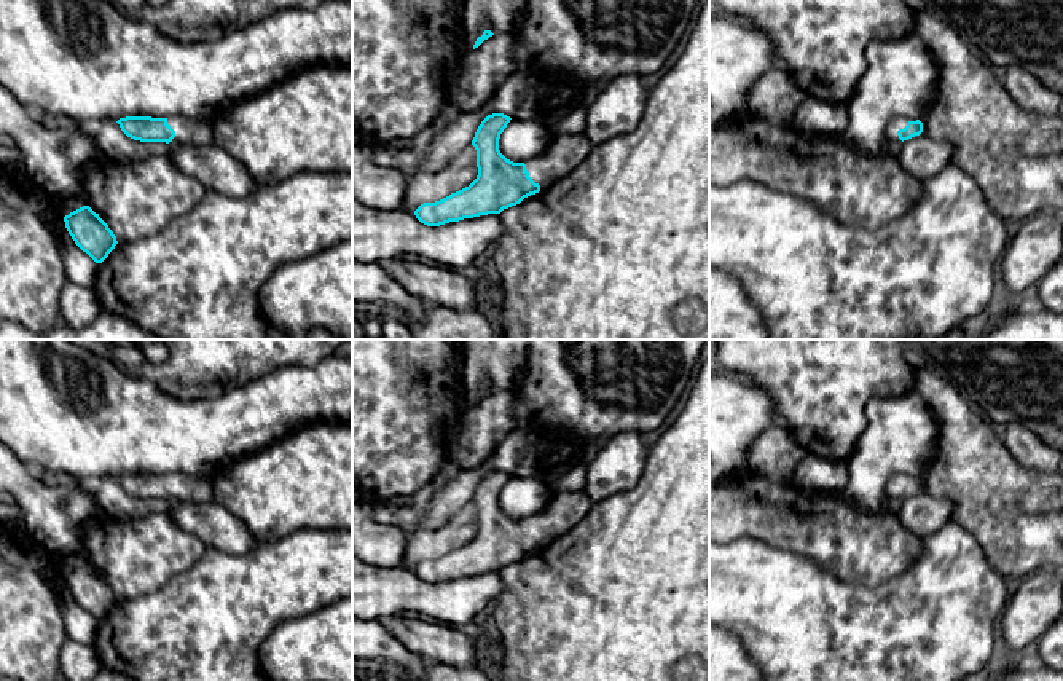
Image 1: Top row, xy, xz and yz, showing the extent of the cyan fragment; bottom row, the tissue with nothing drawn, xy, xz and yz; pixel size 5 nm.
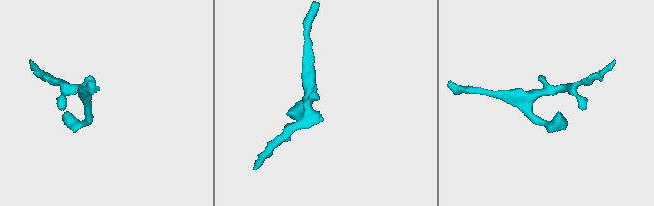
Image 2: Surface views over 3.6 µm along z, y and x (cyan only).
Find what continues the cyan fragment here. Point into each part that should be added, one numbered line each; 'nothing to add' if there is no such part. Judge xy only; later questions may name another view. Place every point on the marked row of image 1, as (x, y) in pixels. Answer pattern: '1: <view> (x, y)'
1: xy (190, 131)

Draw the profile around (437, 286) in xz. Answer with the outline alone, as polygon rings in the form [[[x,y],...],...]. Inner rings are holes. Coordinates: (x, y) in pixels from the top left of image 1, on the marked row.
[[[403,257],[379,265],[400,287],[427,305],[449,309],[477,308],[489,316],[499,308],[500,301],[494,281],[473,284],[457,270],[440,265],[429,266]]]

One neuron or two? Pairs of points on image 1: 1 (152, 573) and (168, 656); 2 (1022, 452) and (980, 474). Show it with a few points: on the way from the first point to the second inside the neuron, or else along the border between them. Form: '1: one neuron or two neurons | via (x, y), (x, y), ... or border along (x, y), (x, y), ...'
1: two neurons | border along (187, 570), (172, 574), (152, 592), (118, 600)
2: two neurons | border along (1001, 433), (1006, 450), (1019, 463), (1046, 472)

